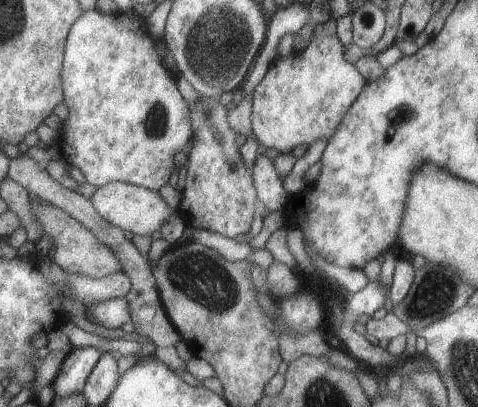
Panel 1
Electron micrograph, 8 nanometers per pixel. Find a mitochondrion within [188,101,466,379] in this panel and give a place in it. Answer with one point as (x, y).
(436, 290)

